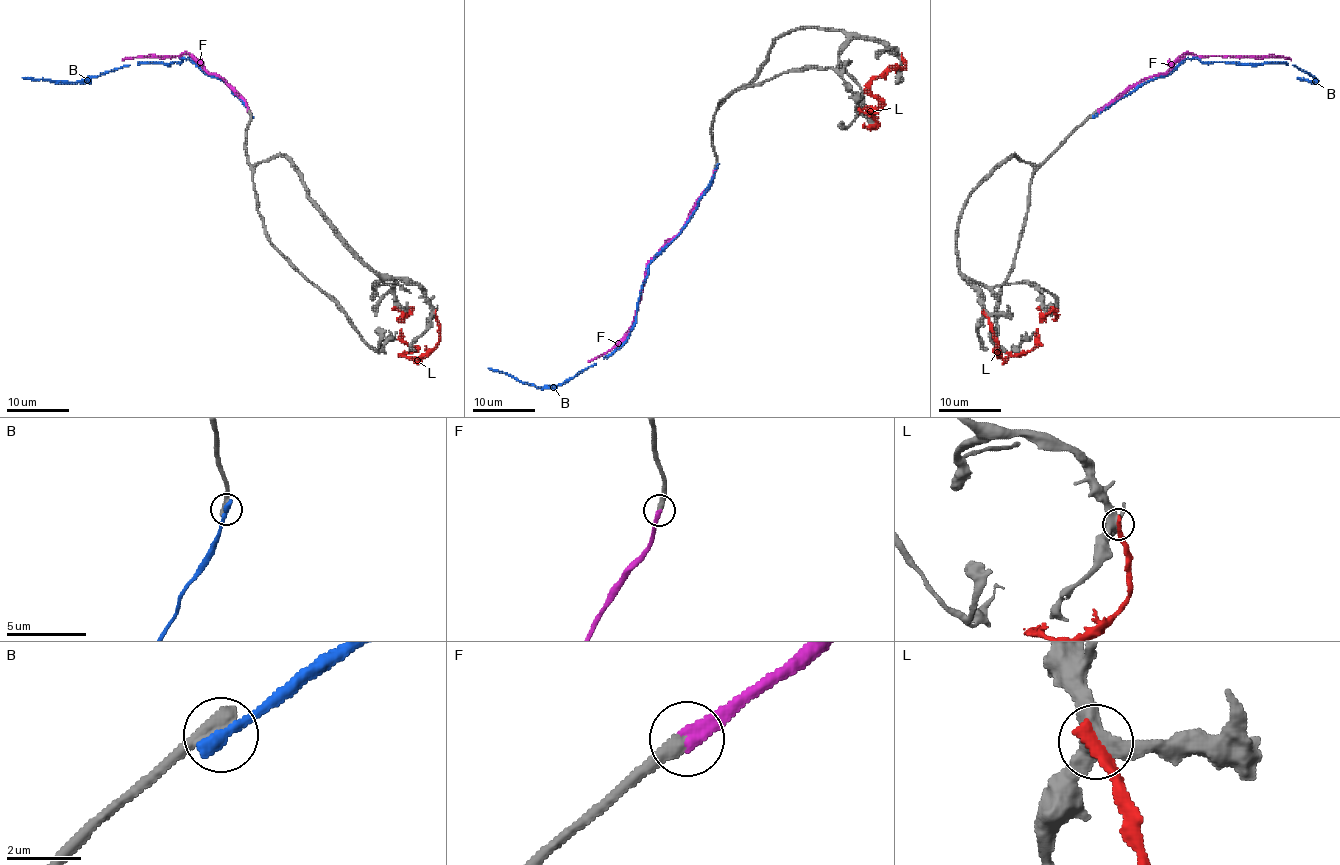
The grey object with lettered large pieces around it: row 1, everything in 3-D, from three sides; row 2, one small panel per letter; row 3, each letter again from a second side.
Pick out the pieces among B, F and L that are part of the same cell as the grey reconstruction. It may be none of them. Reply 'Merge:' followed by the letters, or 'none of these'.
Merge: F

